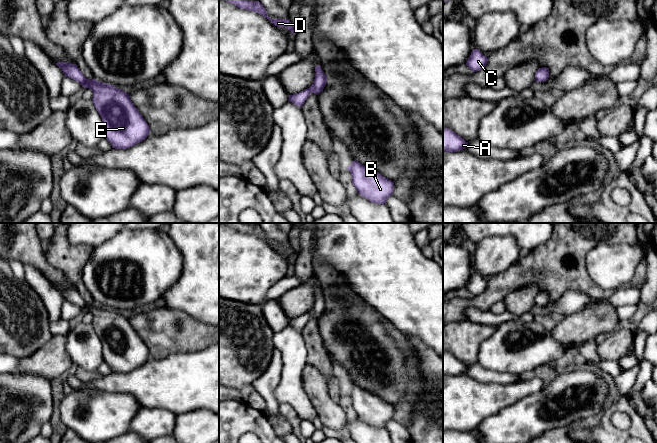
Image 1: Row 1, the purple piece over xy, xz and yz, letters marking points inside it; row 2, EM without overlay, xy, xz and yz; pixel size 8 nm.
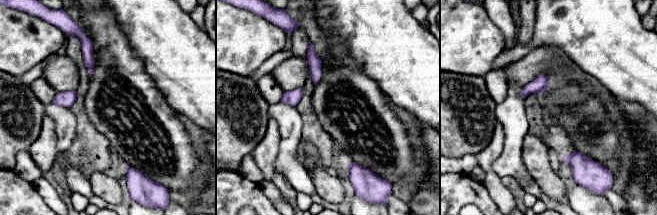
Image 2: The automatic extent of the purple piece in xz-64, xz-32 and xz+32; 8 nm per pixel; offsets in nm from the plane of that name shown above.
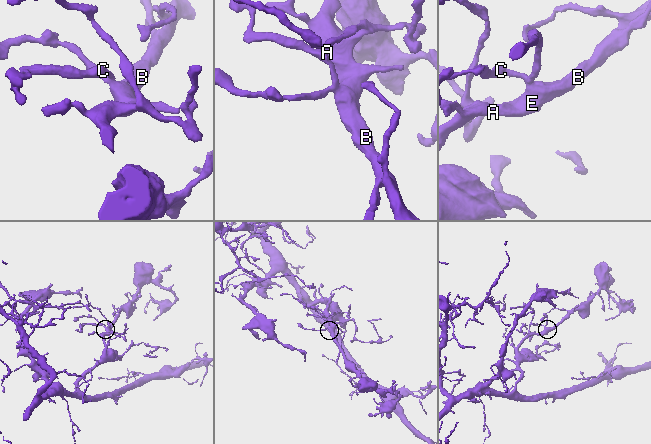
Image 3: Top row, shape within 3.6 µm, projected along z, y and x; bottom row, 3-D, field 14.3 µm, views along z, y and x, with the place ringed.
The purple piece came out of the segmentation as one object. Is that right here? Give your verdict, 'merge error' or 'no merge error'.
no merge error

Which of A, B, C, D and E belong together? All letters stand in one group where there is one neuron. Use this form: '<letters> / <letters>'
A B C D E

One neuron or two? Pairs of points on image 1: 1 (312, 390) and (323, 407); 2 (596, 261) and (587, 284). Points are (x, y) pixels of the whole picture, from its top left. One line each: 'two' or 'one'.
1: one
2: two

